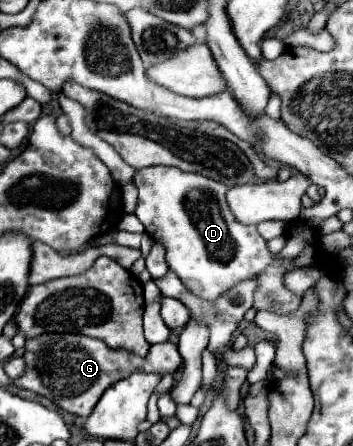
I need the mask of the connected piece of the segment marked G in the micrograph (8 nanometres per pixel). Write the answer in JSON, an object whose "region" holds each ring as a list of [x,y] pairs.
{"region":[[[42,334],[40,338],[26,340],[26,374],[16,380],[16,386],[46,396],[62,410],[76,416],[90,416],[96,402],[108,386],[116,380],[130,376],[132,372],[158,372],[172,374],[180,368],[182,356],[174,342],[162,342],[150,346],[146,358],[128,354],[126,350],[112,350],[104,342],[84,338],[80,334]]]}

